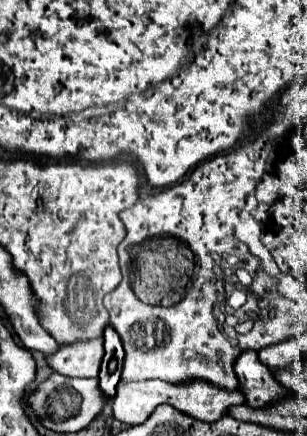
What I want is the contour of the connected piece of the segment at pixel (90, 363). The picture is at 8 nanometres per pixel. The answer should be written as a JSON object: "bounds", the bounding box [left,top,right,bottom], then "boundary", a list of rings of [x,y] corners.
{"bounds":[47,338,103,378],"boundary":[[[103,338],[77,340],[73,344],[61,346],[59,352],[47,356],[49,366],[65,376],[93,378],[99,374],[103,360]]]}

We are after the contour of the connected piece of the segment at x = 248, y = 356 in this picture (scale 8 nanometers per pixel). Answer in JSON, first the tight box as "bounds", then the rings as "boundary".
{"bounds":[233,350,289,408],"boundary":[[[245,350],[237,356],[237,362],[233,364],[233,370],[237,374],[237,380],[241,382],[239,390],[245,394],[245,404],[253,408],[263,408],[269,402],[275,402],[277,398],[289,394],[271,374],[265,364],[259,362],[257,352]]]}

